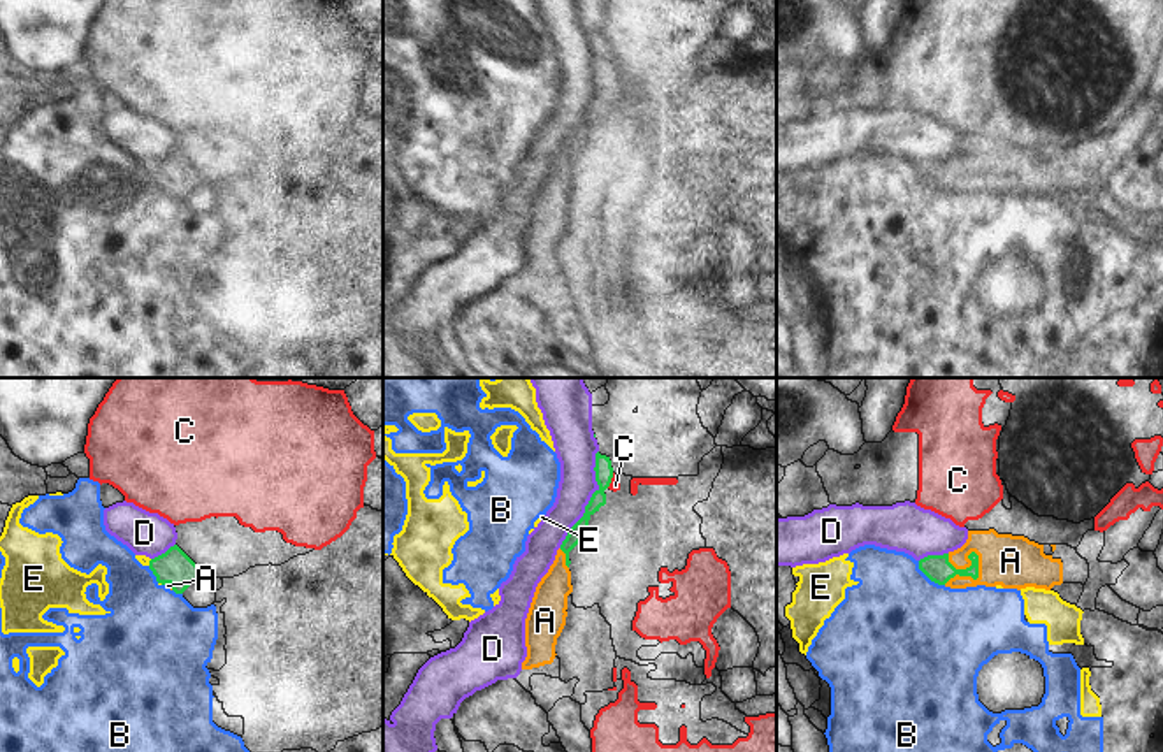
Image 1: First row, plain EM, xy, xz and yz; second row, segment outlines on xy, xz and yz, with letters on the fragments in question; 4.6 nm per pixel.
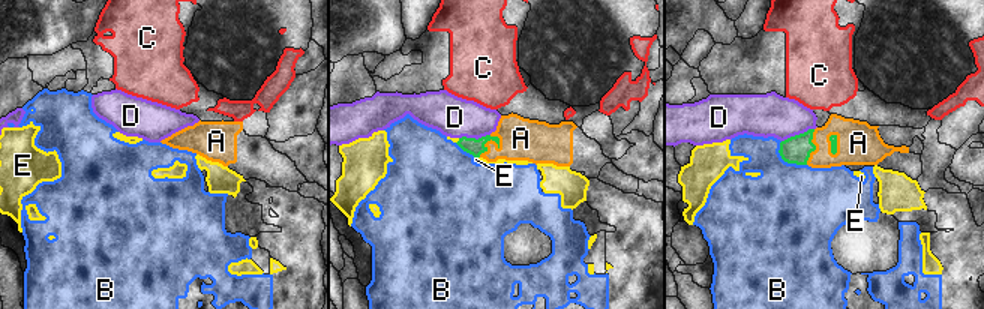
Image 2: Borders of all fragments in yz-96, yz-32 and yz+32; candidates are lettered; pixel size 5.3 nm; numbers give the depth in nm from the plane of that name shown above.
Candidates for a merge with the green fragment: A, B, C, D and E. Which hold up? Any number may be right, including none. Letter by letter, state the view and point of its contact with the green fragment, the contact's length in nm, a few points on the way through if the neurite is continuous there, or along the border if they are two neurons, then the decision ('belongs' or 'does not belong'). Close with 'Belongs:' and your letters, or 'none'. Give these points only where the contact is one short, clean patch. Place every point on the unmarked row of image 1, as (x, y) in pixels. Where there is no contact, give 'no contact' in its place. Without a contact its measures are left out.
A: yz (970, 181) | 220 nm | belongs
B: yz (928, 183) | 170 nm | does not belong
C: xz (610, 86) | 80 nm | along xz (614, 79), (606, 94) | does not belong
D: xz (591, 106) | 480 nm | along xz (598, 57), (594, 71), (598, 95), (584, 122), (559, 153) | does not belong
E: xy (150, 169) | 40 nm | along xy (151, 166), (148, 171) | does not belong
Belongs: A

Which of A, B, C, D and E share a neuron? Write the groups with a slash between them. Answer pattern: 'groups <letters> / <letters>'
groups A / B E / C / D

